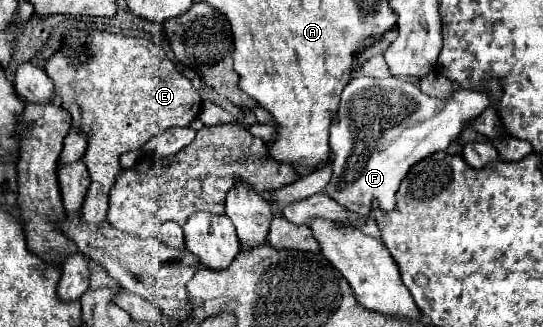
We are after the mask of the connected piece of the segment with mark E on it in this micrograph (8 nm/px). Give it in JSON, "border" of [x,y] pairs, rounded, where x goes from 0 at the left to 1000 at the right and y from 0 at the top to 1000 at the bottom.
{"border":[[[134,83],[116,107],[112,150],[87,180],[83,223],[98,248],[105,248],[101,291],[134,358],[131,394],[160,413],[164,443],[153,474],[153,498],[160,505],[168,566],[160,578],[153,639],[149,639],[157,682],[182,682],[197,657],[201,584],[227,523],[219,505],[219,480],[227,468],[260,456],[278,419],[300,407],[319,382],[322,388],[348,382],[370,346],[370,297],[366,297],[366,278],[355,266],[352,242],[341,235],[322,205],[322,193],[304,168],[304,156],[274,119]]]}

